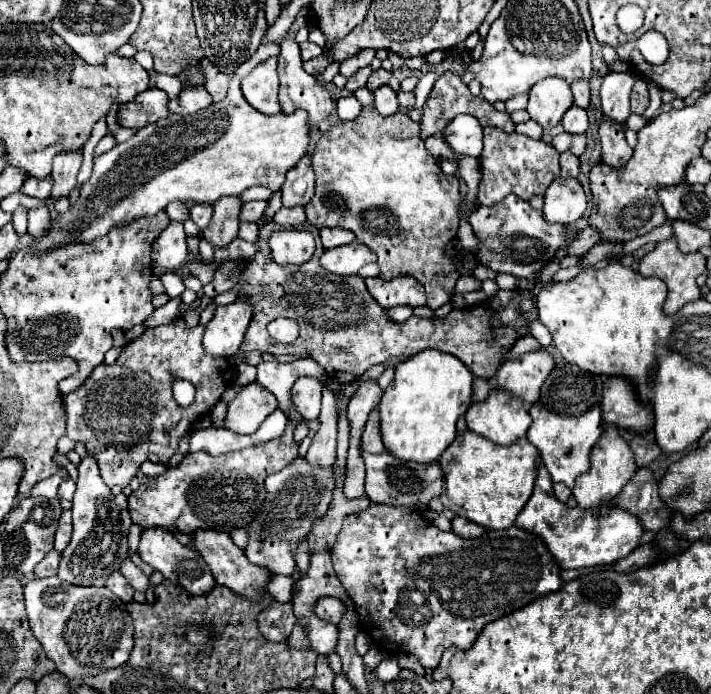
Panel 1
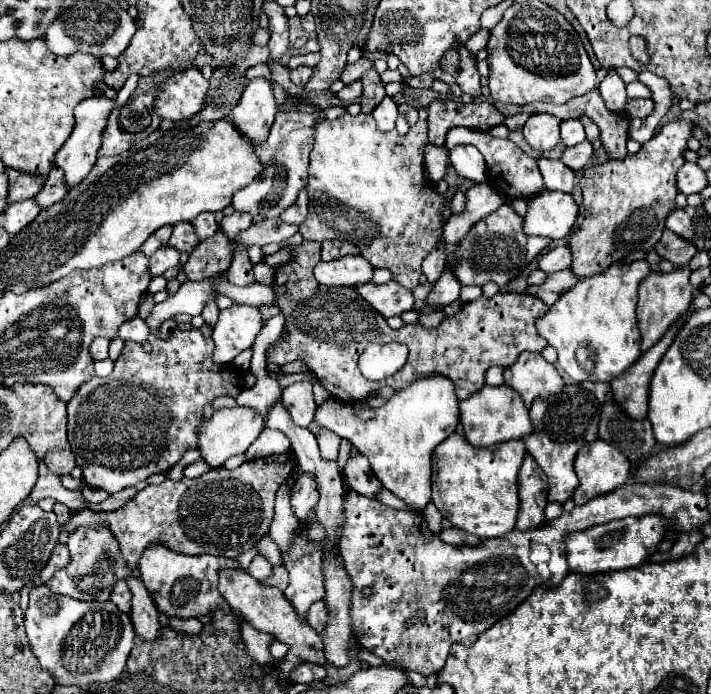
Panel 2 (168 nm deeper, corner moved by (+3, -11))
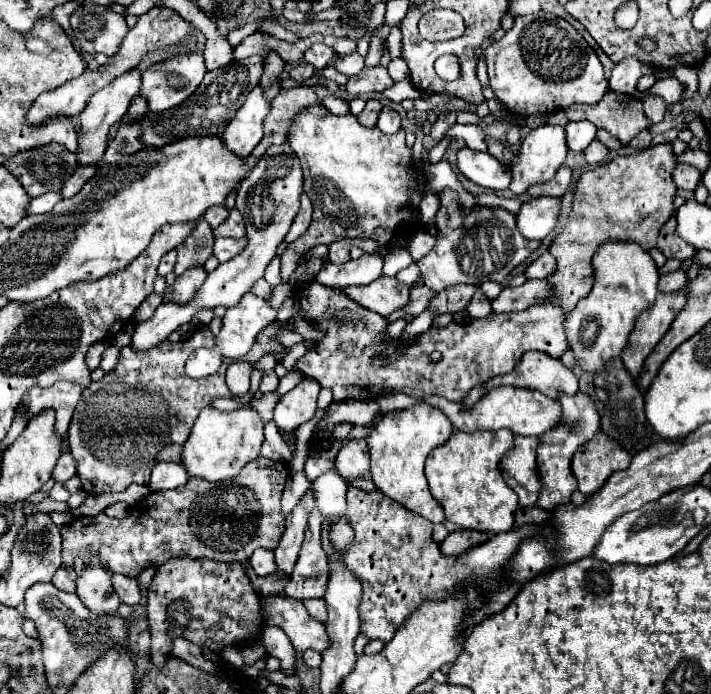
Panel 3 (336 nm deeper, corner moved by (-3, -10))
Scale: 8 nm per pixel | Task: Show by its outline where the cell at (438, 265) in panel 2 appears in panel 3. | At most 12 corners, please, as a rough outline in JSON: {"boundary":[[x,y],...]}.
{"boundary":[[442,190],[424,284],[504,284],[540,246],[514,214],[452,210]]}

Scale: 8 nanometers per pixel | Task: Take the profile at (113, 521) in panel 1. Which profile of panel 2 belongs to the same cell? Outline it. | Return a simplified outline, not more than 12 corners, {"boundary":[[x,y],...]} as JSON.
{"boundary":[[78,527],[70,563],[46,583],[80,601],[108,601],[126,567],[108,527]]}

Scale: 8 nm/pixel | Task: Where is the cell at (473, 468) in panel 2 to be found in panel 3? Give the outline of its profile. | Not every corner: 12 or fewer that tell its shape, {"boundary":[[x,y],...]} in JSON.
{"boundary":[[456,430],[426,458],[448,522],[508,532],[510,430]]}

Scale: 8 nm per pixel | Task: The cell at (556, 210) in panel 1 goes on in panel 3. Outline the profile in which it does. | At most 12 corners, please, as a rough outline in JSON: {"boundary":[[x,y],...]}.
{"boundary":[[532,198],[516,212],[526,240],[556,226],[560,200]]}

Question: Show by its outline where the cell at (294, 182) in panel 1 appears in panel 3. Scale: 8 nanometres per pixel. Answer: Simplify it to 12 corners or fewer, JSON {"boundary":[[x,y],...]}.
{"boundary":[[302,194],[300,212],[296,214],[288,244],[308,230],[312,220],[312,202]]}

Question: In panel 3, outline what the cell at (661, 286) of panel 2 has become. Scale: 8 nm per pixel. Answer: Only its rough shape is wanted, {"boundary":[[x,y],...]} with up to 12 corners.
{"boundary":[[660,292],[638,316],[622,352],[632,378],[668,332],[684,292]]}

